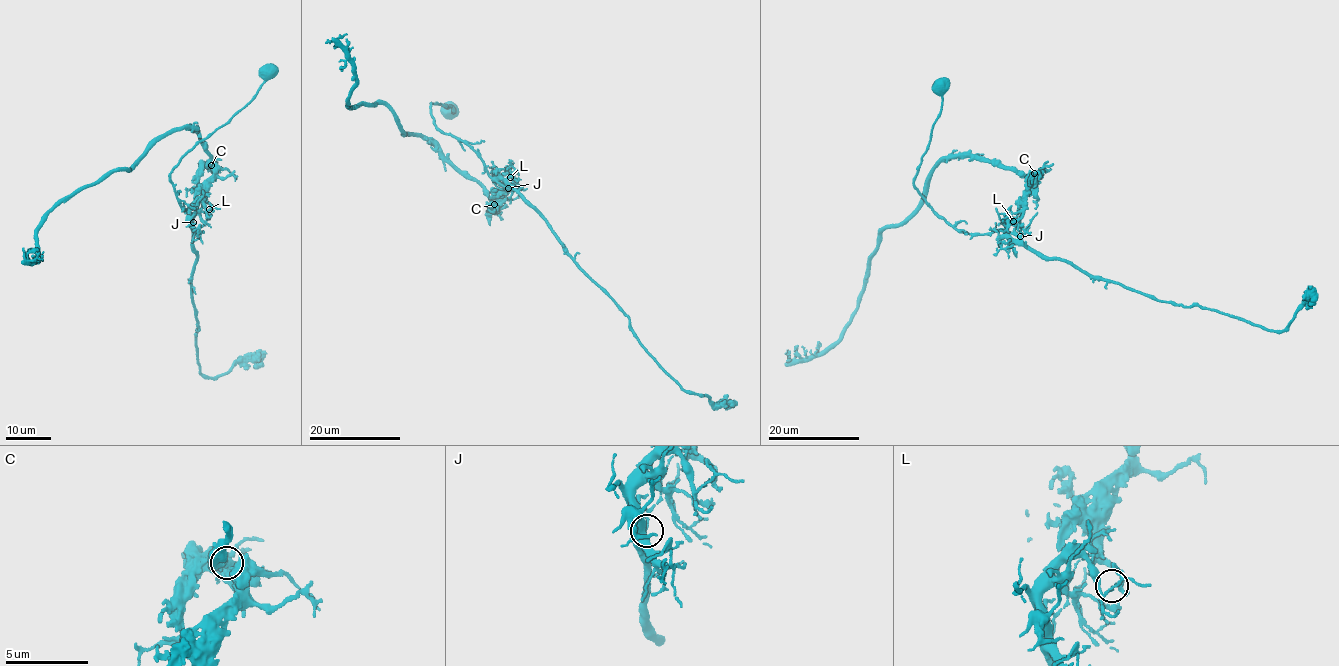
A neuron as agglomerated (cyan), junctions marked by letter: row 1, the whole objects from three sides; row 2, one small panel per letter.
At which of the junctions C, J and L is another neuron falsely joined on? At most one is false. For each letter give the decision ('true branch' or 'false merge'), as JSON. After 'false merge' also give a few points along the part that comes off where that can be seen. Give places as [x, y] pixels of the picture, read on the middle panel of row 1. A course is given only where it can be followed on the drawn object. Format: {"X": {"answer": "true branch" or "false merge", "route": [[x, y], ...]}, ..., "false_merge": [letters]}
{"C": {"answer": "true branch"}, "J": {"answer": "true branch"}, "L": {"answer": "false merge", "route": [[509, 177], [492, 203], [432, 141], [397, 126], [386, 104], [348, 106], [356, 85], [338, 40], [346, 34]]}, "false_merge": ["L"]}

